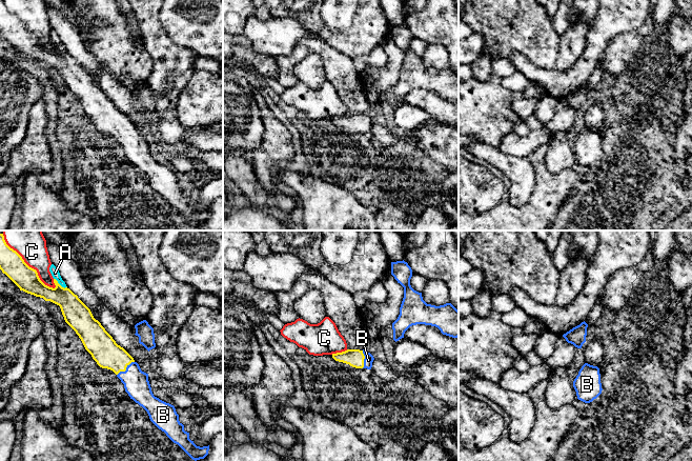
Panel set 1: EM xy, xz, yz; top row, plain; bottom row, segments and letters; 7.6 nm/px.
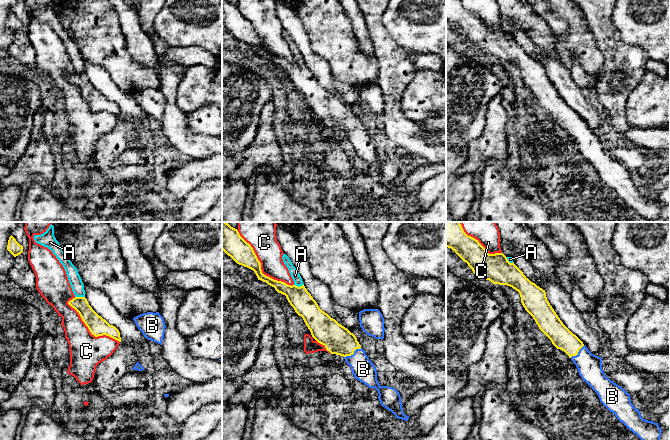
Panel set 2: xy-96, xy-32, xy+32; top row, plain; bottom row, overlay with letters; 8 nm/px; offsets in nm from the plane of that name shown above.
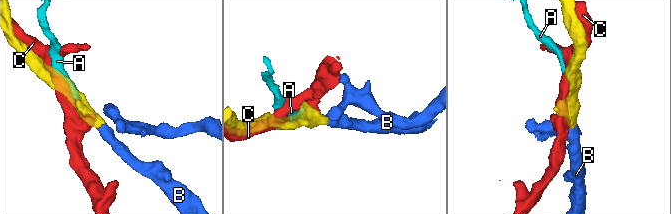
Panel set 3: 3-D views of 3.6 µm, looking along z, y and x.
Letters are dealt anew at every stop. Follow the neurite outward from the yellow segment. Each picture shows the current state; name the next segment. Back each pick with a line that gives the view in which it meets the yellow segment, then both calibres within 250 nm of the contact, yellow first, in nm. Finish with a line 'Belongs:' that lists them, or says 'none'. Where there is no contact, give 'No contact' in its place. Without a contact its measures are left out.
B: Touches yellow in xy. Thickness 220 nm (yellow) against 190 nm
Belongs: B

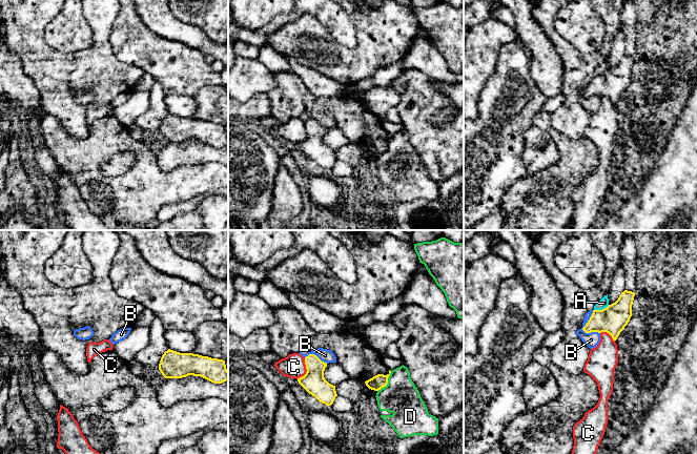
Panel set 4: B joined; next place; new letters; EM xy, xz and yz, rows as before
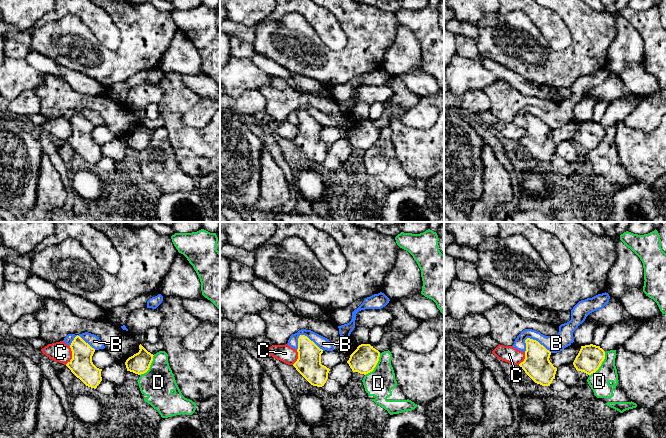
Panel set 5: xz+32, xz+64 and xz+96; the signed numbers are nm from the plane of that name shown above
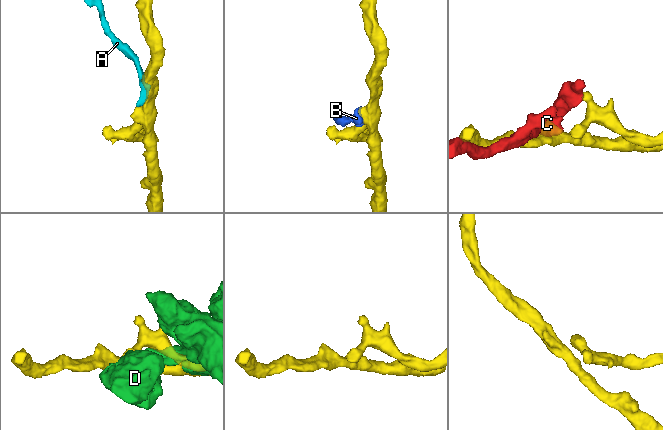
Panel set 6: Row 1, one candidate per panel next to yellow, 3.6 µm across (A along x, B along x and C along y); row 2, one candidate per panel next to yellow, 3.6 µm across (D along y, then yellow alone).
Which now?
Belongs: none

